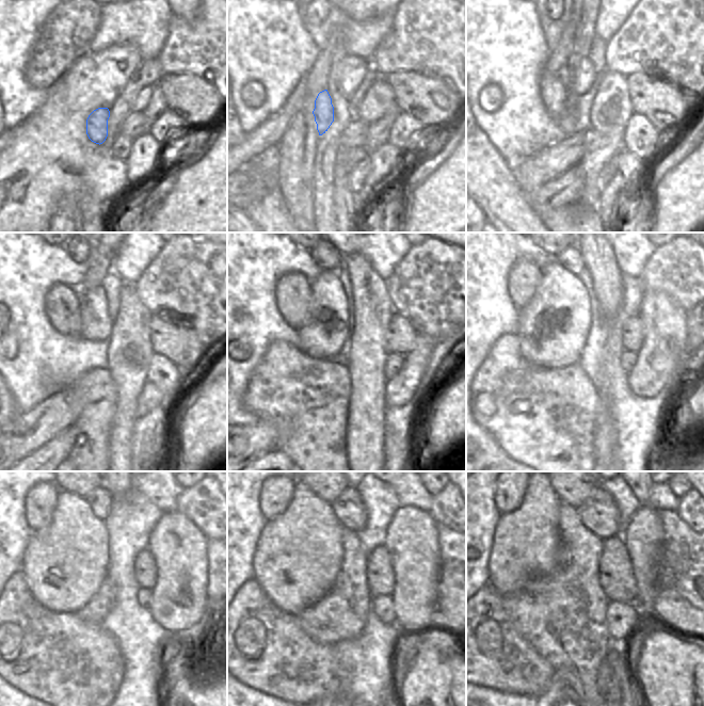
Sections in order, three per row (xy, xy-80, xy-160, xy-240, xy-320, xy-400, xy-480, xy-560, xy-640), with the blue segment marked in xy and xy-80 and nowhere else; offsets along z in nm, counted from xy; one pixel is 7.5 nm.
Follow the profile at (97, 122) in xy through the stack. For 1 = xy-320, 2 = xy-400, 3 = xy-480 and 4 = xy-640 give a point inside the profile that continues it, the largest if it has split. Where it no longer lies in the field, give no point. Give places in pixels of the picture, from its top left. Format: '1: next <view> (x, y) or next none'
1: next xy-320 (293, 295)
2: next xy-400 (525, 276)
3: next xy-480 (40, 502)
4: next xy-640 (510, 493)

